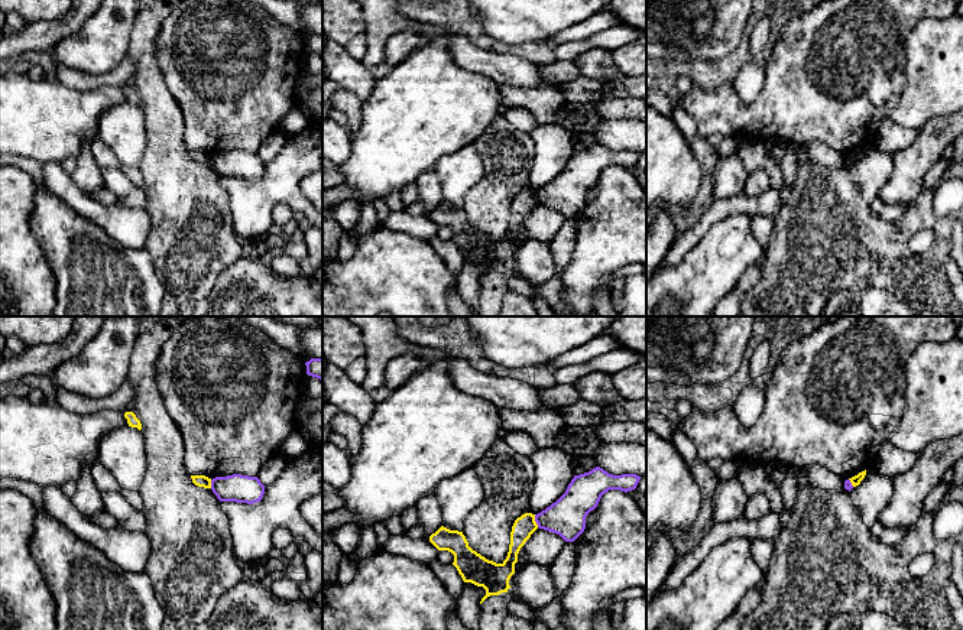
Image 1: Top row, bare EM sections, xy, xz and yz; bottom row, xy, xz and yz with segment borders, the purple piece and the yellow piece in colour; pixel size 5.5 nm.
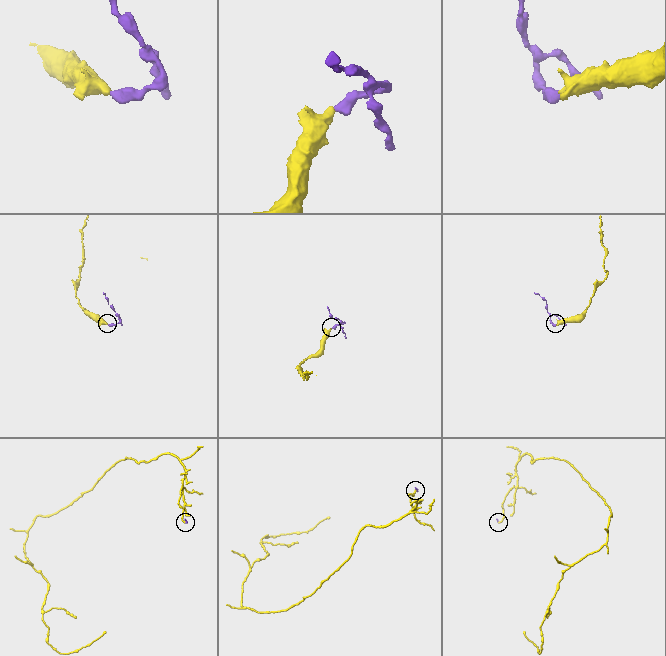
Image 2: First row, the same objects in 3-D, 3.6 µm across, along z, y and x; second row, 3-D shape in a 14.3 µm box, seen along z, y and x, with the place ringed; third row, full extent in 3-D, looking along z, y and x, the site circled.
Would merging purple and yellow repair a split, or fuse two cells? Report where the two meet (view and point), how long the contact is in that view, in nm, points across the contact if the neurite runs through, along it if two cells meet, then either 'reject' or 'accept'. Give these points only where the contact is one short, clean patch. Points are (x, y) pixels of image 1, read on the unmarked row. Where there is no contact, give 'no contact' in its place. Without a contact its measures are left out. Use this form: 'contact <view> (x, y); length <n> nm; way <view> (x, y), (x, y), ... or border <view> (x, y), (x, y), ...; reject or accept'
contact xz (535, 197); length 80 nm; border xz (534, 191), (538, 203); reject

